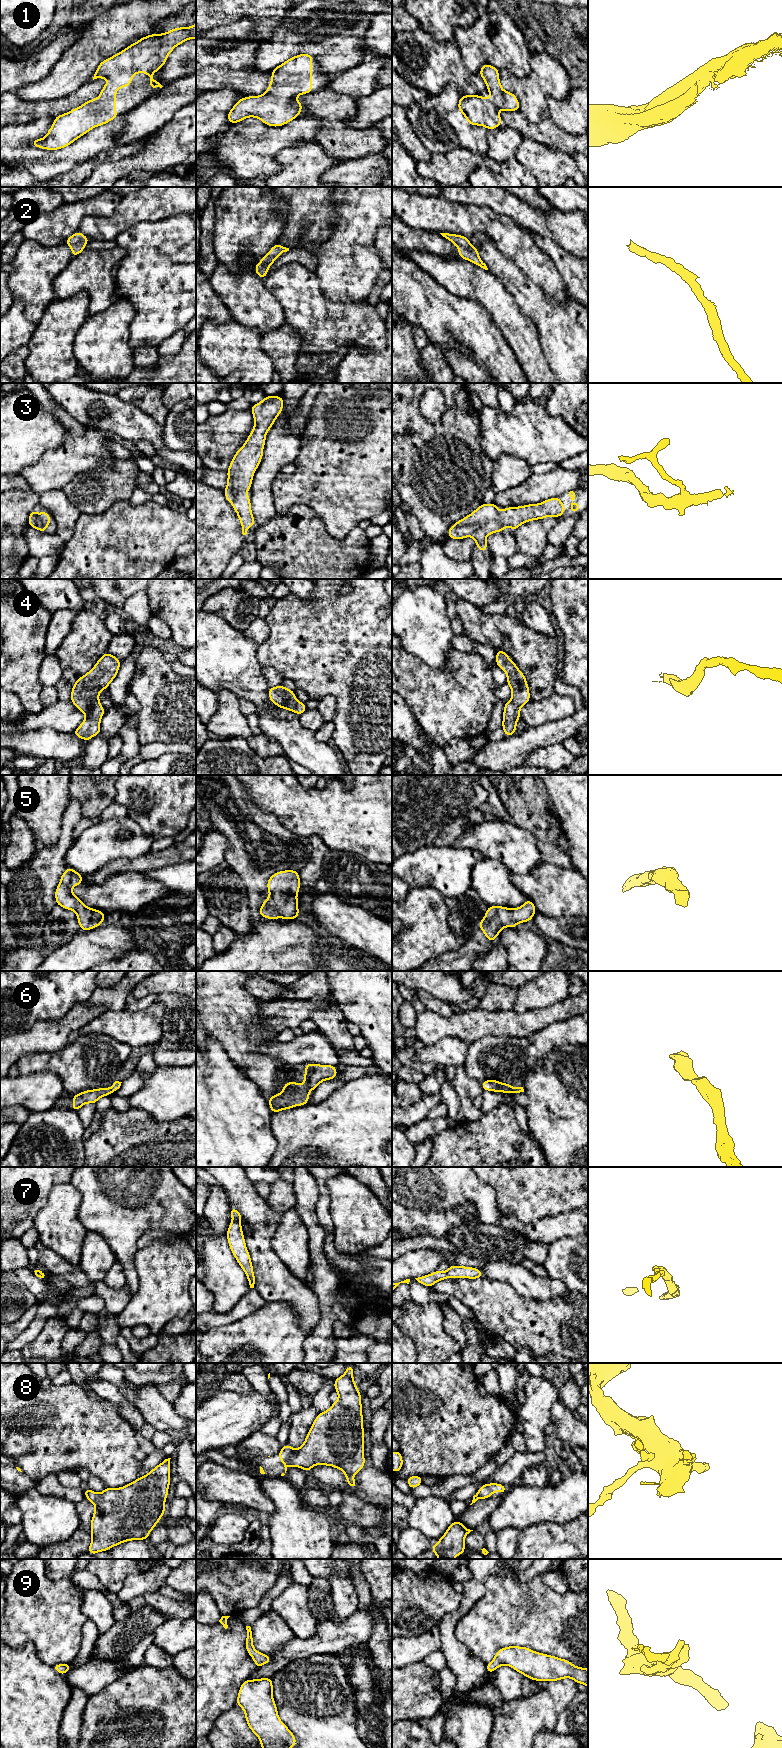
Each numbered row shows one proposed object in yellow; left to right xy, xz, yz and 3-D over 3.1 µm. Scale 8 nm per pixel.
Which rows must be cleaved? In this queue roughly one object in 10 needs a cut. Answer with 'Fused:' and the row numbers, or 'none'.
Fused: none

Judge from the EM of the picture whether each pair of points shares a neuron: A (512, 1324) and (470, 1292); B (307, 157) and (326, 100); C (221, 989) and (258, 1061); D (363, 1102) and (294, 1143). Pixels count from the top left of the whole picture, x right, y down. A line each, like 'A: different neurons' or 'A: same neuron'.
A: same neuron
B: different neurons
C: same neuron
D: same neuron

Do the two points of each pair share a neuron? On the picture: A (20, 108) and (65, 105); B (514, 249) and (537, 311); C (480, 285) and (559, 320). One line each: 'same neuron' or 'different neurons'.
A: same neuron
B: different neurons
C: different neurons

